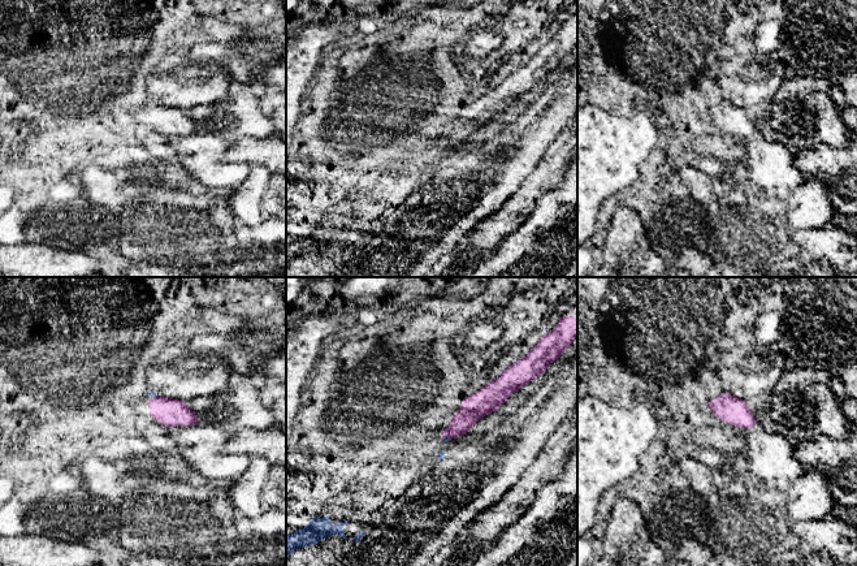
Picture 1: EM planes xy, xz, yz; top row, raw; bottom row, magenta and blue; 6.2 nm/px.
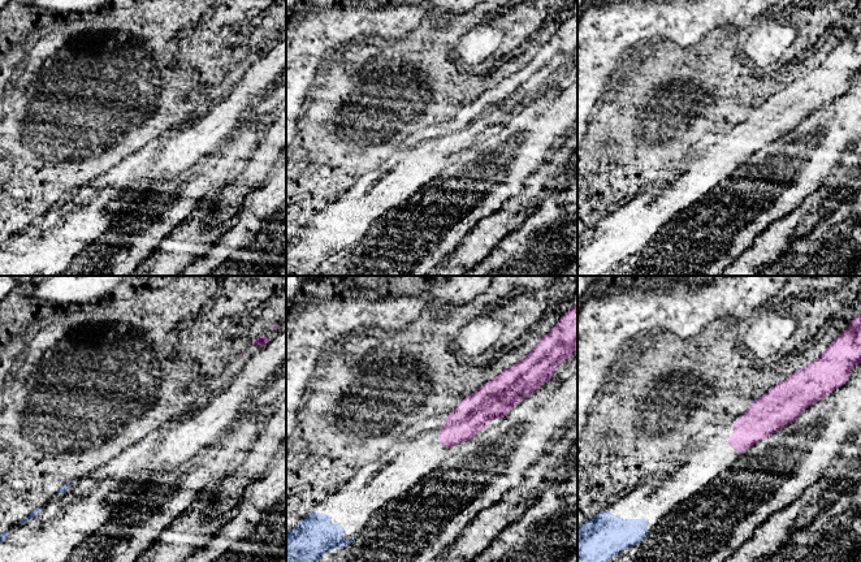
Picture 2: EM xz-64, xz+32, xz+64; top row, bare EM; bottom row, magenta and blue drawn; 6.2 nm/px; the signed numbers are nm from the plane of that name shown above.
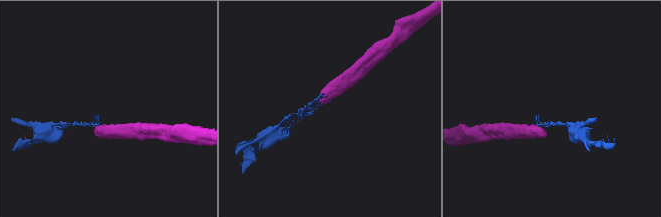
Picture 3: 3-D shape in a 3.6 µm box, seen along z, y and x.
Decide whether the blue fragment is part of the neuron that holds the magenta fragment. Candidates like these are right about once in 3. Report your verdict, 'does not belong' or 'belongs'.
belongs

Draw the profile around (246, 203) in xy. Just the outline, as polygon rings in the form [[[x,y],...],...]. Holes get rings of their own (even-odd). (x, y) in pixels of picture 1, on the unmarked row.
[[[256,165],[241,182],[238,190],[229,198],[229,206],[235,219],[247,225],[263,222],[264,193],[270,185],[270,172],[264,165]]]

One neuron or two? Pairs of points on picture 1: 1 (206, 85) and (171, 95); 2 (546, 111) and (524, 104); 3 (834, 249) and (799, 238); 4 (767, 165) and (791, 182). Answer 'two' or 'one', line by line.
1: one
2: two
3: one
4: one

